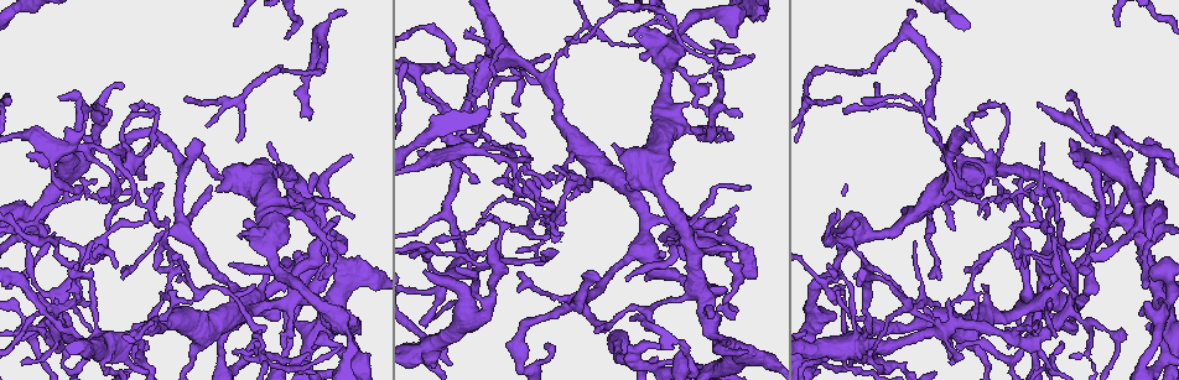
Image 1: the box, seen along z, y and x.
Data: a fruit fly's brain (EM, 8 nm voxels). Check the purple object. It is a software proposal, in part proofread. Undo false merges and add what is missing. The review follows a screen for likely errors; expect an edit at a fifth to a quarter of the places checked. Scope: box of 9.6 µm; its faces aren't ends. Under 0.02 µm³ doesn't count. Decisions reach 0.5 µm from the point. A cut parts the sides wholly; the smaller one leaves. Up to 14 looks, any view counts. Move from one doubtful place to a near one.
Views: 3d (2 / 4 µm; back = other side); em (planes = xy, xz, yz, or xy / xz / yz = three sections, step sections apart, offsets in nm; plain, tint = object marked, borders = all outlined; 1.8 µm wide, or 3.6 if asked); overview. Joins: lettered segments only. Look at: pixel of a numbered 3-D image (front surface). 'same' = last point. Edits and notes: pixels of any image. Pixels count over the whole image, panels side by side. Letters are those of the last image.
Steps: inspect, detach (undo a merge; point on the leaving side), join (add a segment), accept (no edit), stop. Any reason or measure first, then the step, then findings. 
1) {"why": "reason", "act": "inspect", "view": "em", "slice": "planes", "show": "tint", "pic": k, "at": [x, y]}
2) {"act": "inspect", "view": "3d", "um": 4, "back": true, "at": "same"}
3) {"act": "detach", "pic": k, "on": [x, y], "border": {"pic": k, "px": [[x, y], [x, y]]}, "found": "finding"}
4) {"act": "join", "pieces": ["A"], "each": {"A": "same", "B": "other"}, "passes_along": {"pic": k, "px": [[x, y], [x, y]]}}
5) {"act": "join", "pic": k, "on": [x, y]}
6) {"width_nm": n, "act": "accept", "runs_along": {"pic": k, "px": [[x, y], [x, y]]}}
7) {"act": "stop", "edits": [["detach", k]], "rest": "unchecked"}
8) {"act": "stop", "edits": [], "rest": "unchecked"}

{"why": "an open end", "act": "inspect", "view": "3d", "um": 2, "back": true, "pic": 1, "at": [512, 228]}

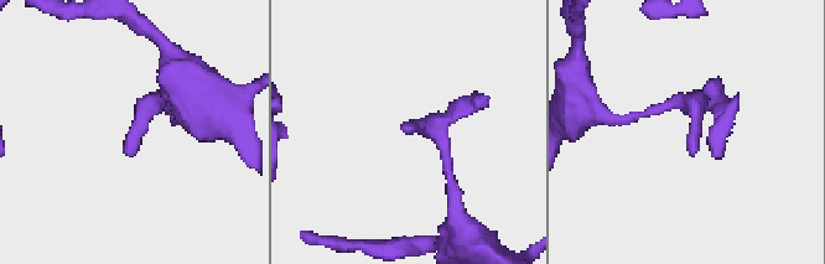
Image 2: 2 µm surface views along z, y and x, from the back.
{"why": "now the EM", "act": "inspect", "view": "em", "slice": "xz", "step": 4, "show": "borders", "pic": 2, "at": [133, 155]}

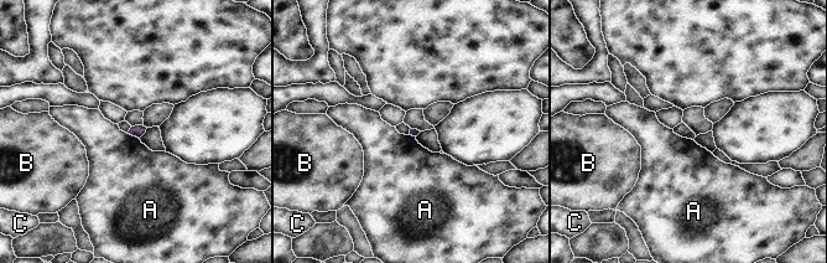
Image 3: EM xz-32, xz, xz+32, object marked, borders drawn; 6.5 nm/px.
{"act": "inspect", "view": "em", "slice": "planes", "show": "borders", "at": "same"}

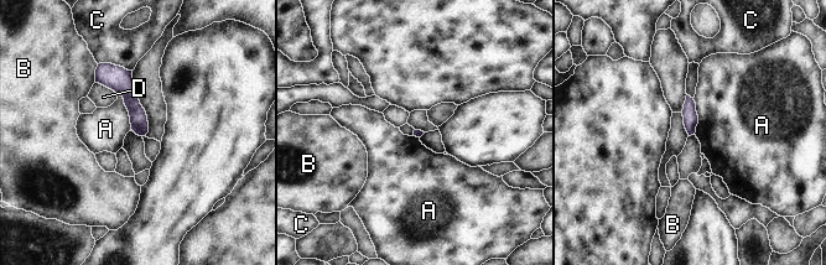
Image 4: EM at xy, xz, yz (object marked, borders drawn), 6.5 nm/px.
{"act": "accept", "each": {"A": "other", "B": "other", "C": "other", "D": "other"}, "border": {"pic": 4, "px": [[118, 94], [123, 99], [133, 130]]}, "found": "none of them fits"}

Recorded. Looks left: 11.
{"why": "tapers out", "act": "inspect", "view": "3d", "um": 2, "pic": 1, "at": [955, 363]}

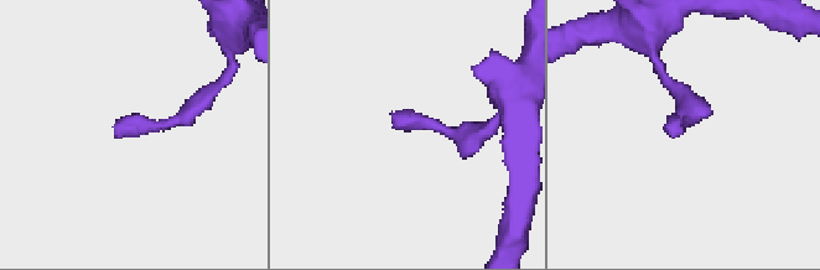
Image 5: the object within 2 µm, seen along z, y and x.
{"why": "need the tissue", "act": "inspect", "view": "em", "slice": "xz", "step": 4, "show": "borders", "pic": 5, "at": [118, 133]}

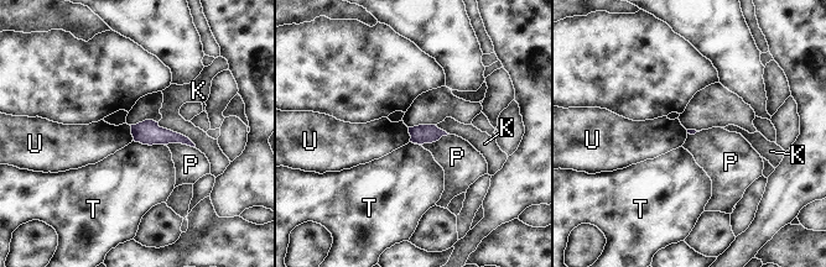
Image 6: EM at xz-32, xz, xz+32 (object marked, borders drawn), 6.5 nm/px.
{"act": "accept", "each": {"K": "other", "P": "other", "T": "other", "U": "other"}, "border": {"pic": 6, "px": [[129, 125], [133, 140]]}, "found": "no lettered segment goes on from it"}

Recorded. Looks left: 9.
{"why": "sharp bend", "act": "inspect", "view": "3d", "um": 4, "pic": 1, "at": [40, 229]}

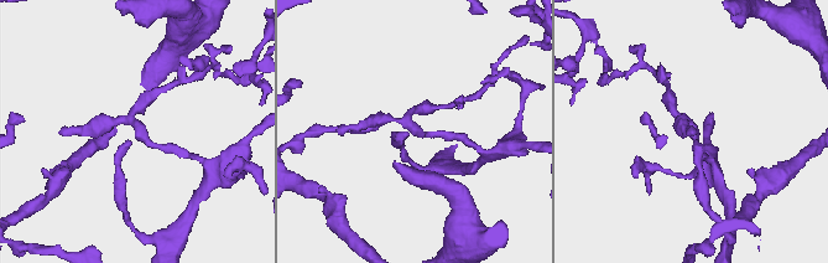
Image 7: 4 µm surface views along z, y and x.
{"why": "now the EM", "act": "inspect", "view": "em", "slice": "planes", "show": "borders", "pic": 7, "at": [141, 130]}

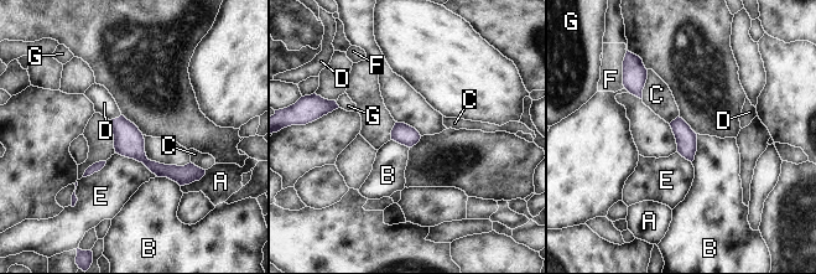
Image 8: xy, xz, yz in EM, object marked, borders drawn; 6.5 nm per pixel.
{"act": "accept", "each": {"A": "other", "B": "other", "C": "other", "D": "other", "E": "other", "F": "other", "G": "other"}, "border": {"pic": 8, "px": [[697, 134], [697, 150], [691, 161]]}, "found": "continuous, no second neuron"}

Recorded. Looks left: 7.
{"why": "four or more arms meet", "act": "inspect", "view": "3d", "um": 2, "pic": 1, "at": [1067, 308]}

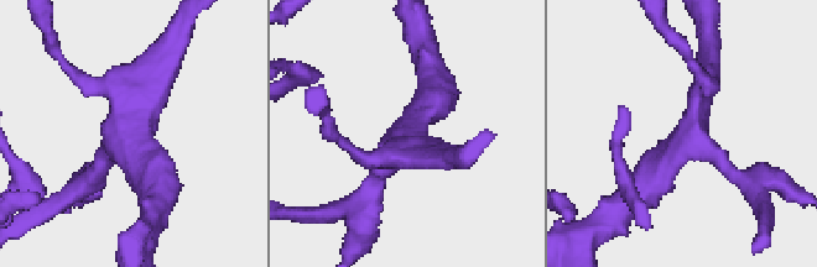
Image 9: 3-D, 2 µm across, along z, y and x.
{"arms": 4, "act": "inspect", "view": "em", "slice": "yz", "step": 4, "show": "tint", "pic": 9, "at": [410, 137]}

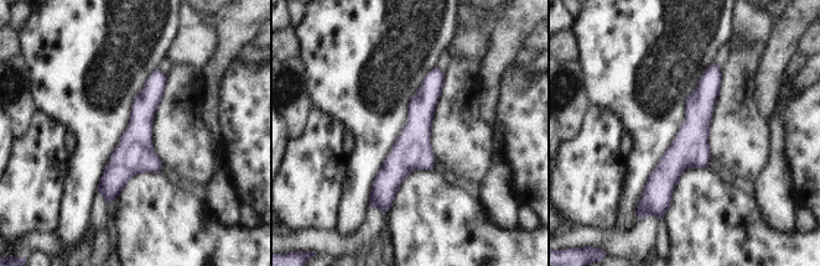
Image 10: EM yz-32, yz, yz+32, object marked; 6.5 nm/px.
{"why": "cut it another way", "act": "inspect", "view": "em", "slice": "planes", "show": "borders", "at": "same"}

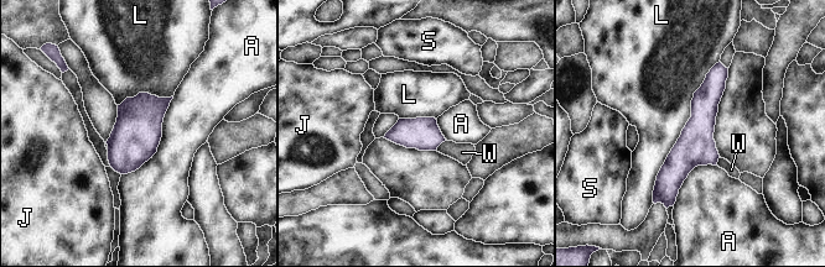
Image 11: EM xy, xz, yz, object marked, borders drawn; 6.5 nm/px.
{"act": "accept", "each": {"A": "other", "J": "other", "L": "other", "S": "other", "W": "other"}, "border": {"pic": 11, "px": [[719, 61], [694, 93], [653, 203]]}, "found": "continuous, no second neuron"}

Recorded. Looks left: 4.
{"why": "looks like a crossing", "act": "inspect", "view": "3d", "um": 2, "back": true, "pic": 1, "at": [180, 229]}

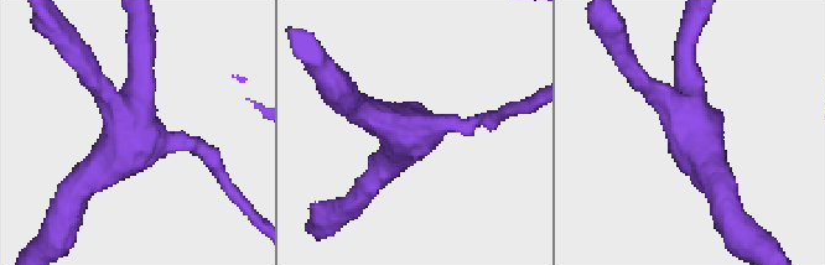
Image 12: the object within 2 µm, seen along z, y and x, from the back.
{"why": "need the tissue", "act": "inspect", "view": "em", "slice": "planes", "show": "tint", "pic": 12, "at": [404, 131]}

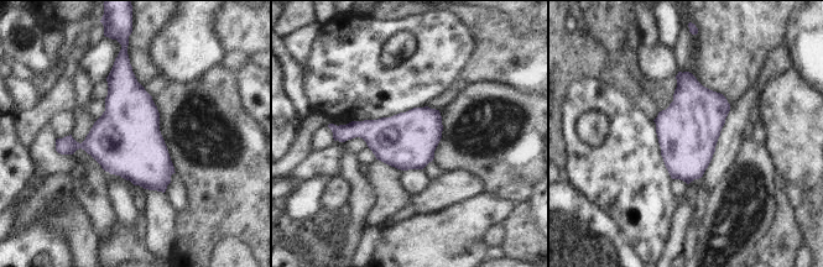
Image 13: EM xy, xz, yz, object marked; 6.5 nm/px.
{"act": "inspect", "view": "em", "slice": "planes", "show": "borders", "at": "same"}

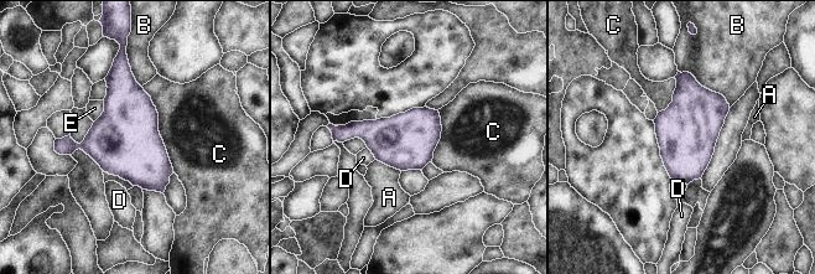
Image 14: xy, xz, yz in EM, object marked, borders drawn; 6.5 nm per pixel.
{"arms": 4, "act": "accept", "each": {"A": "other", "B": "other", "C": "other", "D": "other", "E": "other"}, "border": {"pic": 14, "px": [[141, 87], [175, 172]]}, "found": "one neuron here"}

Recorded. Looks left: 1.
{"why": "an open end", "act": "inspect", "view": "em", "slice": "planes", "show": "borders", "pic": 1, "at": [313, 180]}

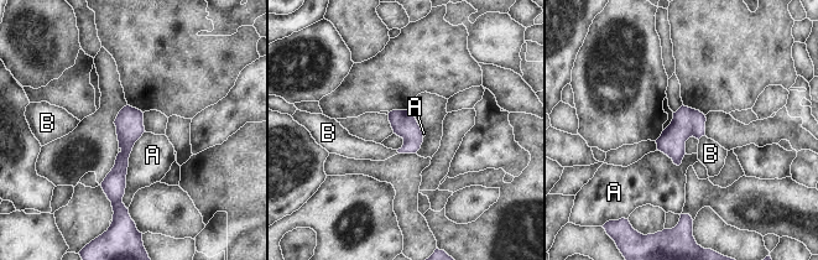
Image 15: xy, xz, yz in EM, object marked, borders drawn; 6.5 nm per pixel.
{"longest_contact_nm": ["A", 500], "act": "accept", "each": {"A": "other", "B": "other"}, "found": "none of them fits"}

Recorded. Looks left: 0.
{"act": "stop", "edits": [], "rest": "unchecked"}

